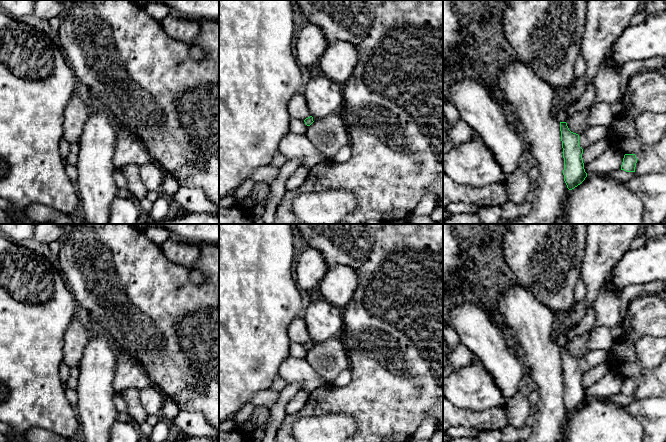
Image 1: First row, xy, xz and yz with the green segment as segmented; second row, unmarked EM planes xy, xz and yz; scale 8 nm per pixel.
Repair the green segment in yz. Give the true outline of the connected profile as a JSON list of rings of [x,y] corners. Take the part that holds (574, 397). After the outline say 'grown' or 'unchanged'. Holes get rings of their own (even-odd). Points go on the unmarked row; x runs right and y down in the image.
[[[575,326],[566,329],[559,335],[557,340],[557,344],[560,346],[561,365],[563,372],[563,399],[564,405],[569,414],[572,414],[580,409],[587,401],[582,383],[583,373],[579,370],[579,359],[571,356],[566,347],[568,342],[568,334],[574,328]]] | grown

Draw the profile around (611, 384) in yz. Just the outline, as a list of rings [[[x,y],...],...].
[[[609,371],[597,383],[589,388],[584,388],[585,396],[587,399],[598,399],[620,394],[624,379],[623,376],[613,371]]]

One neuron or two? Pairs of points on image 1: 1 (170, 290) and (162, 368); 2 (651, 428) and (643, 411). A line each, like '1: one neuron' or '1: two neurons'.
1: one neuron
2: one neuron

